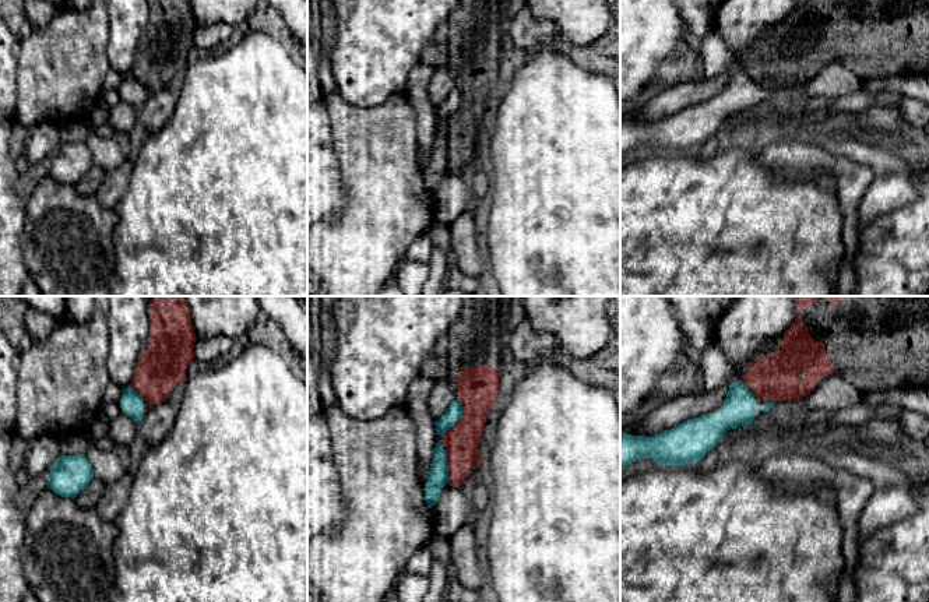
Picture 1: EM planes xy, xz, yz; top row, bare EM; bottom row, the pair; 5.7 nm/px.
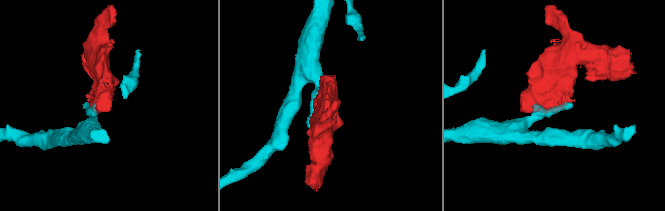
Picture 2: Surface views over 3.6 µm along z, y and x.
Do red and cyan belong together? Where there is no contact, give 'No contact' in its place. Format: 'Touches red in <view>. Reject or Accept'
Touches red in xz. Reject

